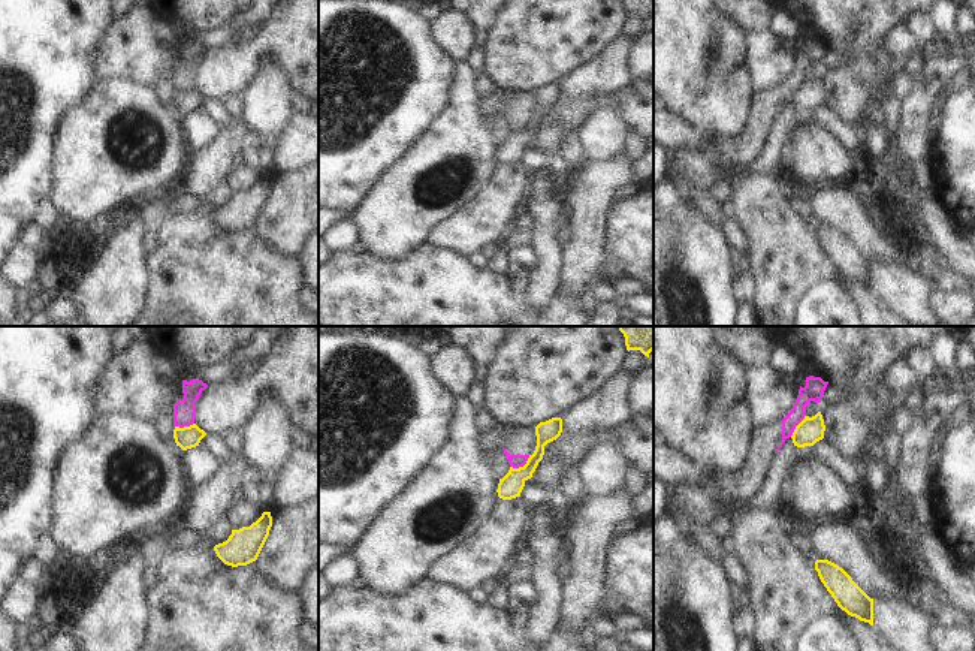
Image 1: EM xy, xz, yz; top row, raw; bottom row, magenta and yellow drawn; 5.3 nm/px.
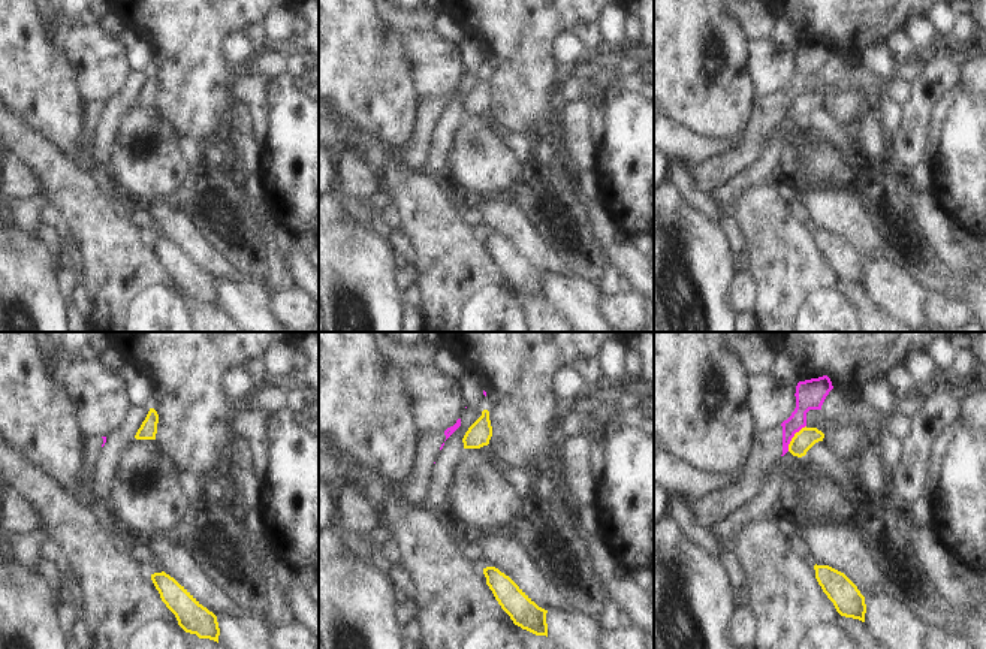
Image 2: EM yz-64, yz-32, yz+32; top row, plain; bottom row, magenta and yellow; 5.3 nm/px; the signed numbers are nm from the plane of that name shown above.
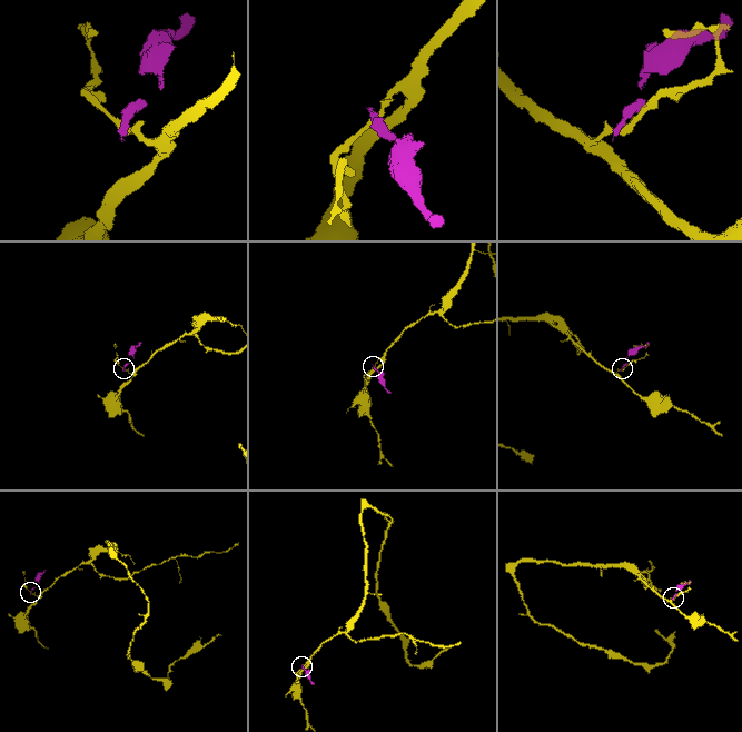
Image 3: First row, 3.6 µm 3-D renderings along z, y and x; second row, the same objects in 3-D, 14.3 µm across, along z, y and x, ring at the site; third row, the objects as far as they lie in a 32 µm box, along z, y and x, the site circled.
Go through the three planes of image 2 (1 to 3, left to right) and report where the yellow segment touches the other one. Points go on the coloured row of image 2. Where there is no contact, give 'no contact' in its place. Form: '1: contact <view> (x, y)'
1: no contact
2: no contact
3: contact yz+32 (793, 435)

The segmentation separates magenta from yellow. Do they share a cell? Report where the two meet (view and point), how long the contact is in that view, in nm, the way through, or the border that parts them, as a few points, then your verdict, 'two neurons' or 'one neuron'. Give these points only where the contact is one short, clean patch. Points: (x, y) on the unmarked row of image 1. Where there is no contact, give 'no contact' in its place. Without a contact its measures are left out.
xz (521, 130) | 130 nm | along xz (530, 120), (522, 130), (510, 132) | two neurons

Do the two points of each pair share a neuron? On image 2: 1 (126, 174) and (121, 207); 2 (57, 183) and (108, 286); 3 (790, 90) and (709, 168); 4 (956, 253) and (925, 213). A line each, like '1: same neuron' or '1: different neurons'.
1: different neurons
2: same neuron
3: same neuron
4: same neuron

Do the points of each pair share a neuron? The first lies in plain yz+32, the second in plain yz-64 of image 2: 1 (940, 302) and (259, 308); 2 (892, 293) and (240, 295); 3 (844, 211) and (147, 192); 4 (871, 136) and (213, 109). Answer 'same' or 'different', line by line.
1: different
2: same
3: different
4: different

